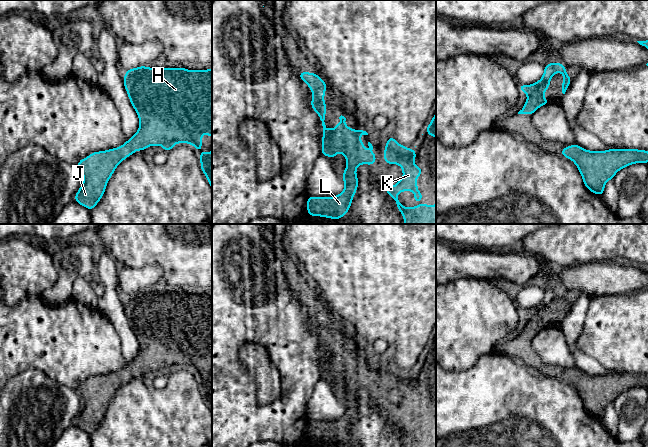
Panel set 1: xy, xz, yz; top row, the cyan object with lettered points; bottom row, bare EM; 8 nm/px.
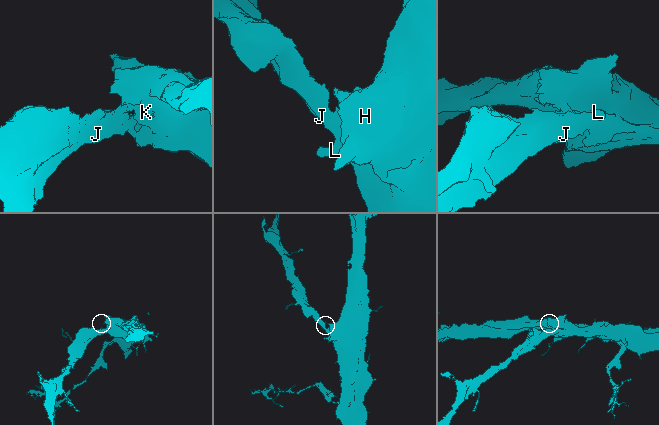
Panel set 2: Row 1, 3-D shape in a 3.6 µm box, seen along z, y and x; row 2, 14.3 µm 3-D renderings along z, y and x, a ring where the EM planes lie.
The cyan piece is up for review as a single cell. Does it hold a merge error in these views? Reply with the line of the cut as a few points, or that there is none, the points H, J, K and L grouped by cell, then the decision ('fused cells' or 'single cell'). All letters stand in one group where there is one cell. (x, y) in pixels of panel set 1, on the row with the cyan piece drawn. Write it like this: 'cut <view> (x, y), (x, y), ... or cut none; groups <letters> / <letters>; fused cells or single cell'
cut none; groups H J K L; single cell

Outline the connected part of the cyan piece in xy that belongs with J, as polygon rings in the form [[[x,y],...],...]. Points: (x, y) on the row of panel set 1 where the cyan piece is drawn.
[[[140,66],[134,69],[127,69],[123,82],[130,102],[138,114],[139,129],[122,146],[90,153],[87,155],[88,160],[85,158],[79,160],[77,168],[82,177],[82,185],[73,200],[90,211],[104,195],[107,183],[118,164],[128,156],[133,155],[135,151],[145,151],[148,146],[161,144],[163,146],[162,149],[168,153],[177,143],[192,144],[197,151],[200,151],[202,149],[201,134],[204,133],[212,137],[212,68],[208,70],[187,70],[182,67],[160,69]]]

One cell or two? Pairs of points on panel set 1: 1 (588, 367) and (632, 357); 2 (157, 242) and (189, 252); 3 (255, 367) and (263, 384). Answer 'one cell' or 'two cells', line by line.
1: two cells
2: one cell
3: one cell

